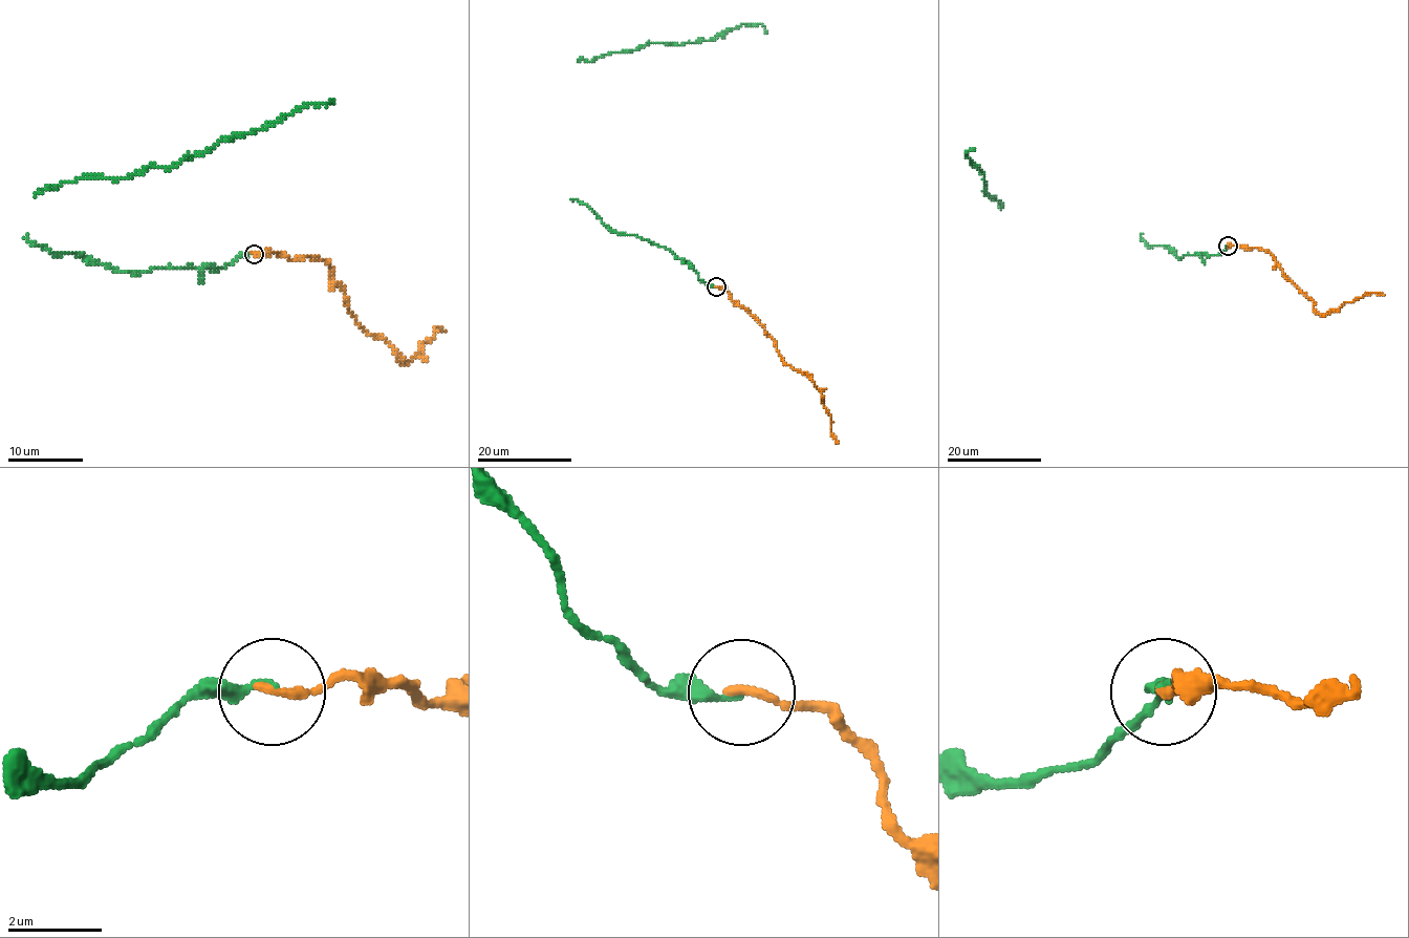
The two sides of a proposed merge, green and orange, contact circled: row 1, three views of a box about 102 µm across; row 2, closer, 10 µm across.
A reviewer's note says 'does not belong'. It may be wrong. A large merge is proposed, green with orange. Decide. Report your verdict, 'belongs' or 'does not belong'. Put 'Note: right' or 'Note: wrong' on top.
Note: wrong
belongs

